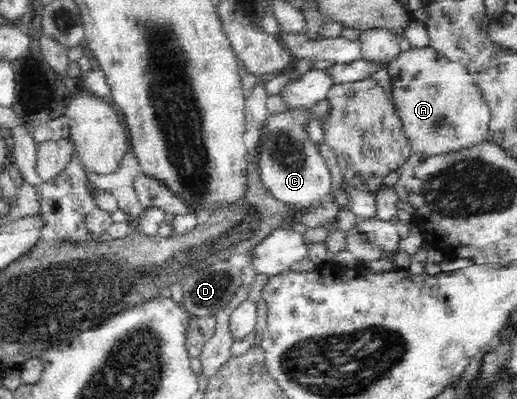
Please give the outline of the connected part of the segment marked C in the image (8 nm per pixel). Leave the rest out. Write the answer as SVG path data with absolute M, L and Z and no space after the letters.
M289 110L268 114L260 132L259 168L263 184L270 193L288 207L295 206L299 210L326 202L333 189L331 171L321 157L317 143L307 139Z

